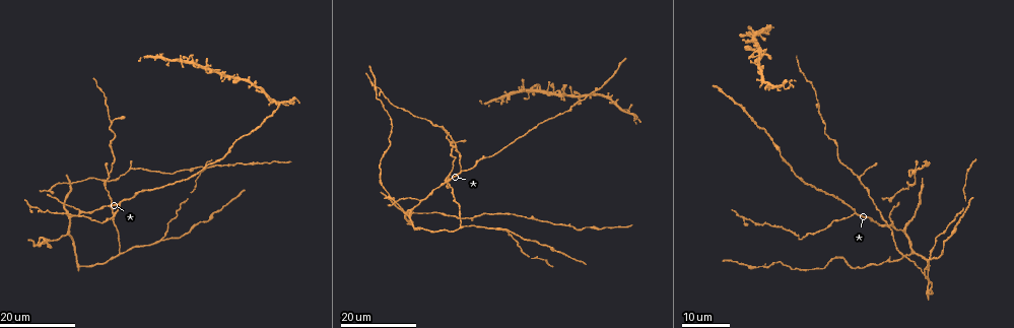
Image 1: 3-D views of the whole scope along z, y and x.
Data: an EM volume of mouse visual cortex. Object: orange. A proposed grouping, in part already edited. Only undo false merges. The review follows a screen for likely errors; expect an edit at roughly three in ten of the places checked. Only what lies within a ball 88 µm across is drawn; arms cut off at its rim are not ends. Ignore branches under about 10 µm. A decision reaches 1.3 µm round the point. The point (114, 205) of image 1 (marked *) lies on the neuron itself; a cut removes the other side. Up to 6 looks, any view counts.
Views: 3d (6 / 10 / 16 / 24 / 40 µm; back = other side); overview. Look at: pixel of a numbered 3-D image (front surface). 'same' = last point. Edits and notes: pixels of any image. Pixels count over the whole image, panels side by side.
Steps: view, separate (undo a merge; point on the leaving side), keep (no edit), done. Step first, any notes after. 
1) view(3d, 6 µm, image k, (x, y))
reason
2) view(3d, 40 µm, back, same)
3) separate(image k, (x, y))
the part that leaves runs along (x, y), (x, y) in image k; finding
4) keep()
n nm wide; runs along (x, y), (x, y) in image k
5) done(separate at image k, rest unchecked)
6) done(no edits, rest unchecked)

view(3d, 16 µm, image 1, (410, 210))
three arms meet

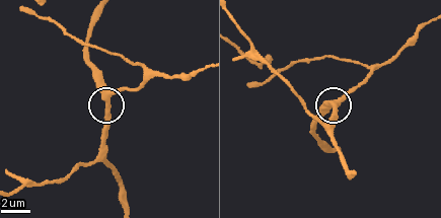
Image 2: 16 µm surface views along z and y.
view(3d, 10 µm, image 2, (104, 94))

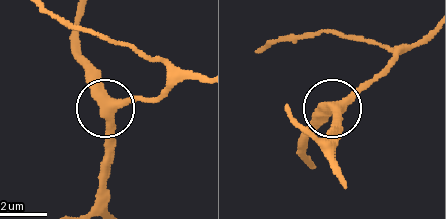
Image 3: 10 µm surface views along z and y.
keep()
runs along (201, 80), (109, 105), (75, 53) in image 3; one neuron here

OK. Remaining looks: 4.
view(3d, 24 µm, image 1, (833, 141))
calibre changes

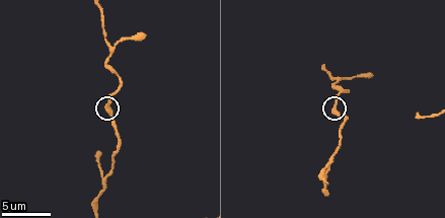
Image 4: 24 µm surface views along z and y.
view(3d, 6 µm, image 4, (337, 102))

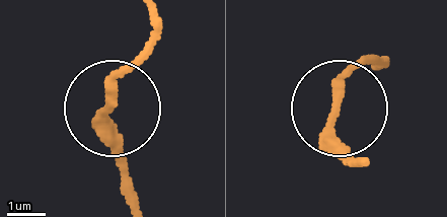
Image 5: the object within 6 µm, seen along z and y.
keep()
runs along (138, 205), (109, 88), (145, 44) in image 5; one neuron here

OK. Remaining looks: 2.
view(3d, 24 µm, image 1, (162, 237))
arms part here

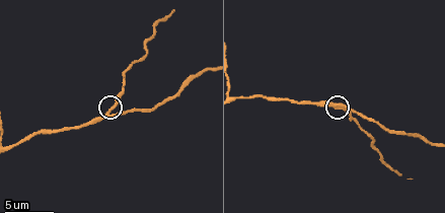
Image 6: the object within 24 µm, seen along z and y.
view(3d, 10 µm, image 6, (110, 111))

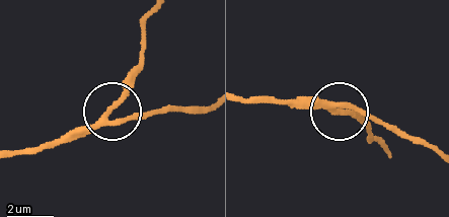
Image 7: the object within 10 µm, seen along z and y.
keep()
runs along (19, 154), (94, 129), (139, 67) in image 7; one neuron here

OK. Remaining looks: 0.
done(no edits, rest unchecked)

